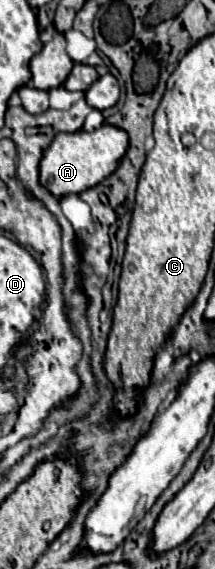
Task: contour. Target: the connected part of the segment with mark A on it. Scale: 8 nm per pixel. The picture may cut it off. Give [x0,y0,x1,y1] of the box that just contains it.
[40,124,128,198]

